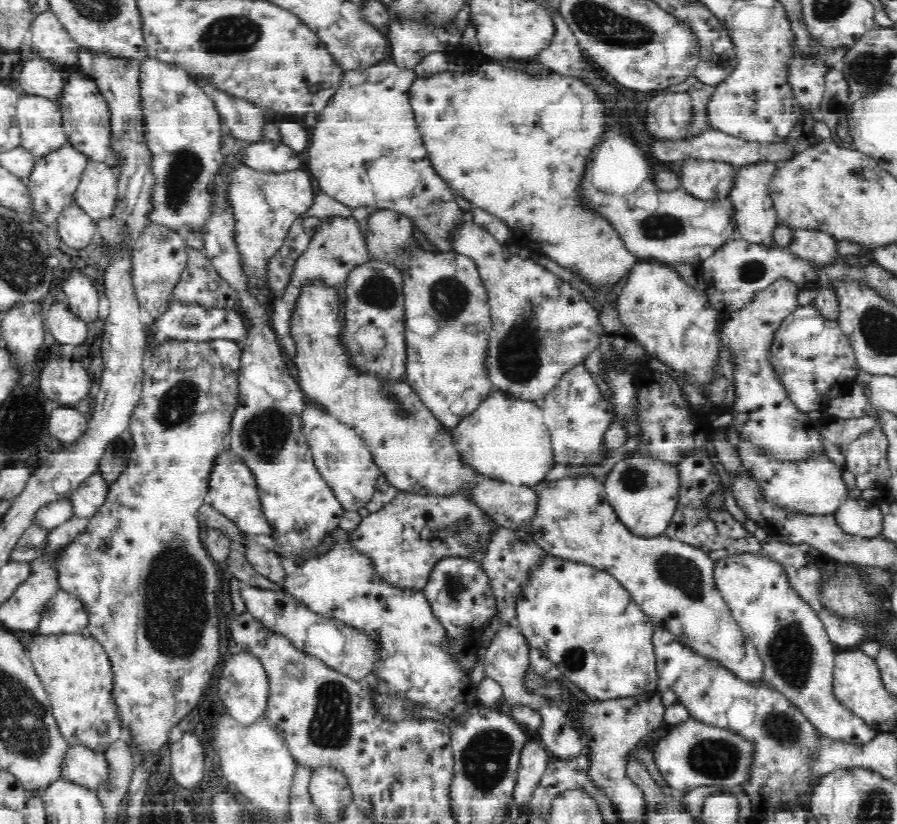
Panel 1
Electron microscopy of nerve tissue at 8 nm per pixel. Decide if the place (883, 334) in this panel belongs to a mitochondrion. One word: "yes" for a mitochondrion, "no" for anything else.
yes

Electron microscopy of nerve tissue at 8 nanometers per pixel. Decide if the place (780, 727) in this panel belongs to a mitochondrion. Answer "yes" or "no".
yes

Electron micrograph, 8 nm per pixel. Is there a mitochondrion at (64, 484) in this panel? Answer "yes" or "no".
no

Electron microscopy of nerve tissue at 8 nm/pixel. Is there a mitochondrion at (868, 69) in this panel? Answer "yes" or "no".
yes

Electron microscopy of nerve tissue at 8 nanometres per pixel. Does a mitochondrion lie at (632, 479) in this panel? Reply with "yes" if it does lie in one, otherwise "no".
yes

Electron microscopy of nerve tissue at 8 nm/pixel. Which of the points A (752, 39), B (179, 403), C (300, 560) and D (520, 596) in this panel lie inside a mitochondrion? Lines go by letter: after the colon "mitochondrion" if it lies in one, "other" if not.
A: other
B: mitochondrion
C: other
D: other

